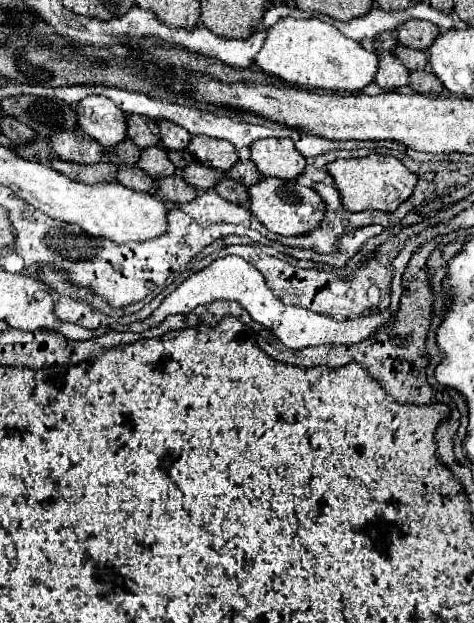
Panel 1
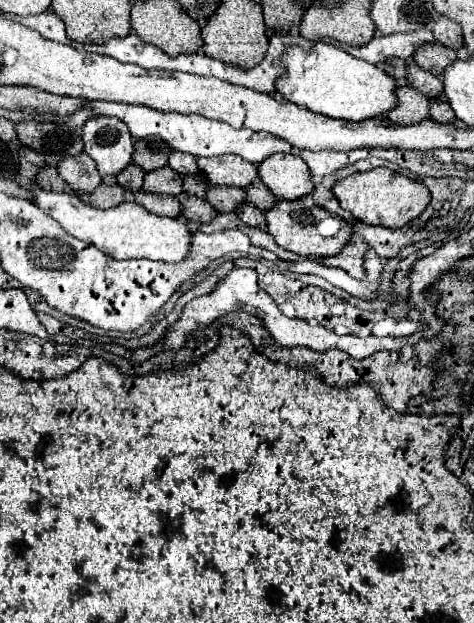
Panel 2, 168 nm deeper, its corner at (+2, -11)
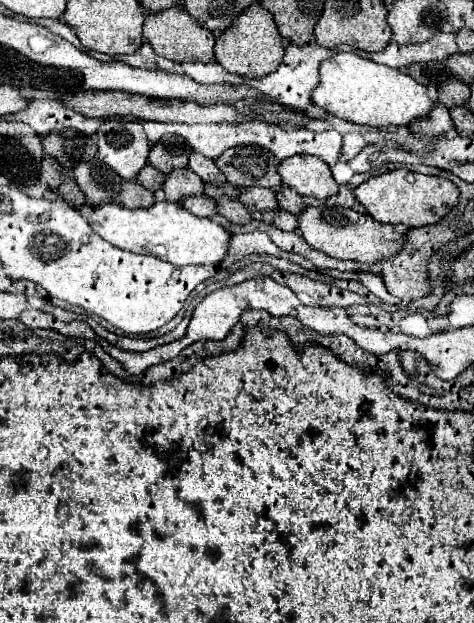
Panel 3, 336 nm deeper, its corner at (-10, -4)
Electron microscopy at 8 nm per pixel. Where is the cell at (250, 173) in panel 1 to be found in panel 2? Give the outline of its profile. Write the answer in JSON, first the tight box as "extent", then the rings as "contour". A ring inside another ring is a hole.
{"extent":[246,181,276,211],"contour":[[[258,181],[258,185],[254,183],[254,185],[250,185],[248,189],[246,189],[246,193],[248,193],[248,203],[252,203],[252,205],[256,205],[258,209],[262,209],[262,211],[268,211],[268,207],[272,209],[274,205],[276,205],[276,197],[272,195],[272,191],[264,185],[264,183],[260,183]]]}

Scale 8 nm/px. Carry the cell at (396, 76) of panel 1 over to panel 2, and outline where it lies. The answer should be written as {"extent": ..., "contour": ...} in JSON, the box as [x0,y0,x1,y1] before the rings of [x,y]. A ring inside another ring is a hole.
{"extent":[388,87,430,125],"contour":[[[398,87],[396,97],[400,99],[400,105],[388,113],[388,121],[394,125],[414,125],[430,117],[428,99],[414,91],[412,87]]]}

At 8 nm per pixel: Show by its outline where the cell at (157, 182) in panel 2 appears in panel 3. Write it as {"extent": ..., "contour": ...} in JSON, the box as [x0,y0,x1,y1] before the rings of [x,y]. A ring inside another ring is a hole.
{"extent":[162,168,204,202],"contour":[[[176,168],[176,172],[170,172],[166,176],[166,180],[162,184],[162,190],[166,194],[166,200],[180,202],[186,196],[202,194],[204,182],[190,168]]]}

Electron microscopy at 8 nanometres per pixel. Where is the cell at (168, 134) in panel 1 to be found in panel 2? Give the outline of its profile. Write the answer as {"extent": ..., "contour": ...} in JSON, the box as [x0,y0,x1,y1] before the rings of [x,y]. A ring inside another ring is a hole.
{"extent":[168,151,198,175],"contour":[[[172,151],[170,153],[170,163],[168,163],[176,173],[180,175],[196,175],[198,173],[198,165],[196,165],[196,157],[192,155],[184,155],[180,151]]]}

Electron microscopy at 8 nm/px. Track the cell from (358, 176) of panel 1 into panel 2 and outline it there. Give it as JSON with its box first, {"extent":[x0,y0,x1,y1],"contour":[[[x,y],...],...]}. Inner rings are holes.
{"extent":[334,167,430,229],"contour":[[[378,167],[366,173],[354,173],[334,185],[334,195],[340,201],[340,207],[352,213],[358,221],[366,225],[382,225],[390,229],[400,229],[412,219],[416,219],[430,203],[430,191],[424,183],[412,181],[404,175],[392,173],[386,167]]]}

